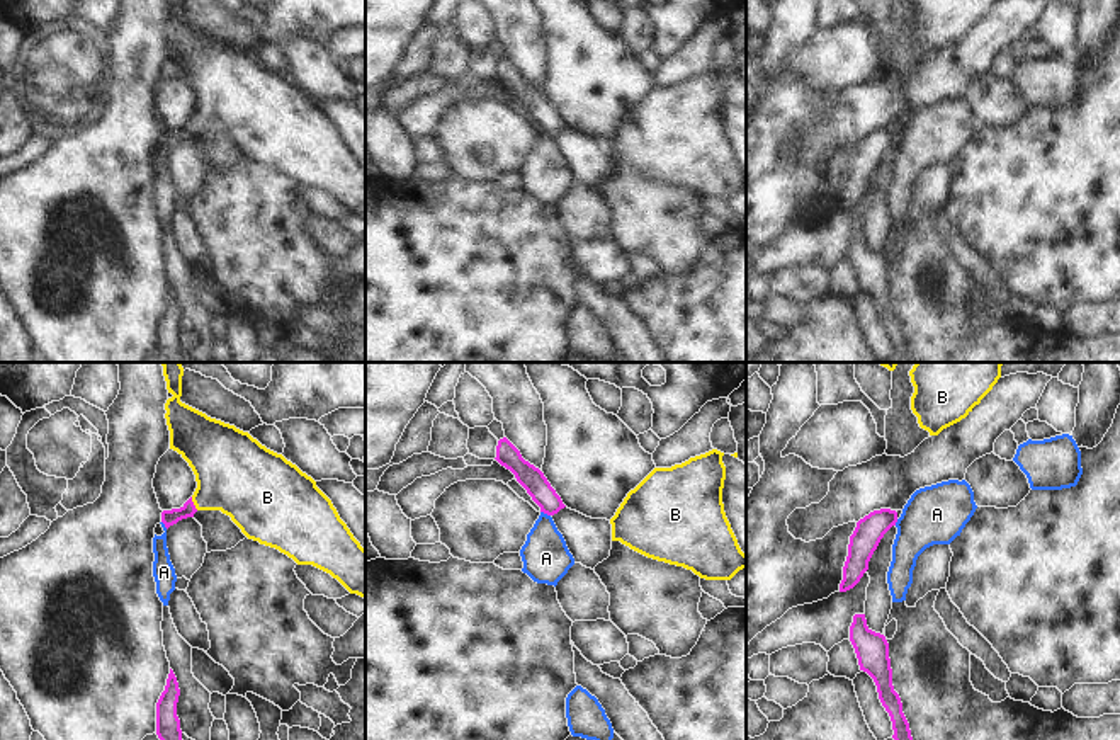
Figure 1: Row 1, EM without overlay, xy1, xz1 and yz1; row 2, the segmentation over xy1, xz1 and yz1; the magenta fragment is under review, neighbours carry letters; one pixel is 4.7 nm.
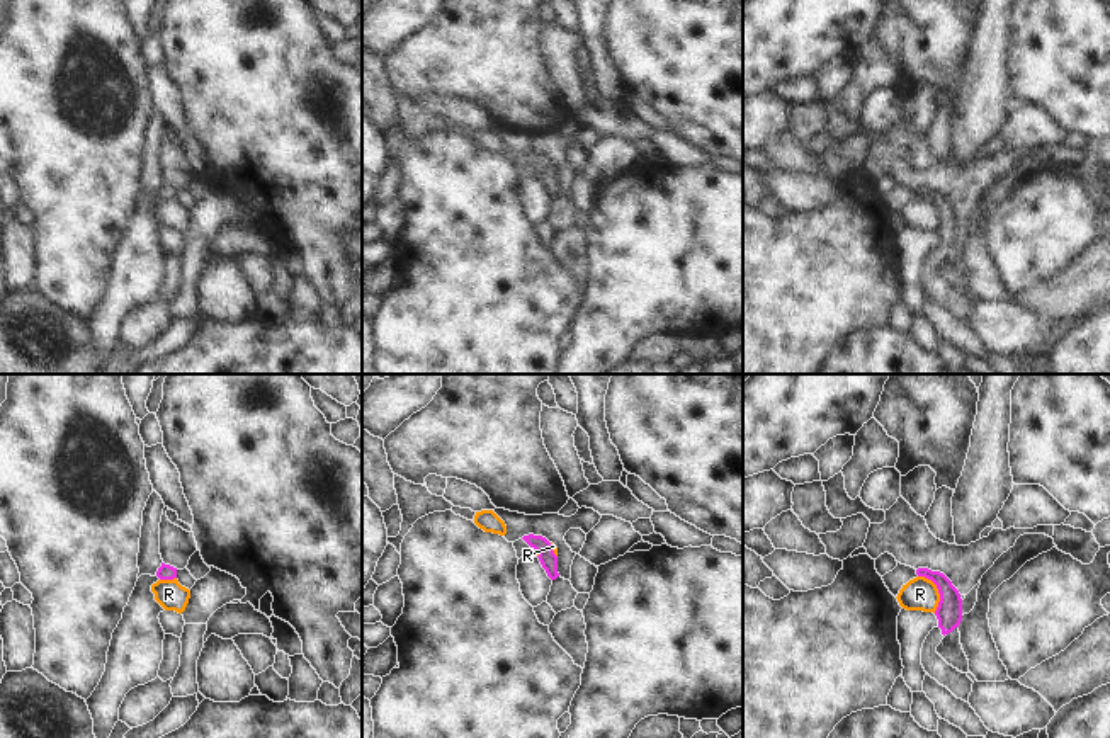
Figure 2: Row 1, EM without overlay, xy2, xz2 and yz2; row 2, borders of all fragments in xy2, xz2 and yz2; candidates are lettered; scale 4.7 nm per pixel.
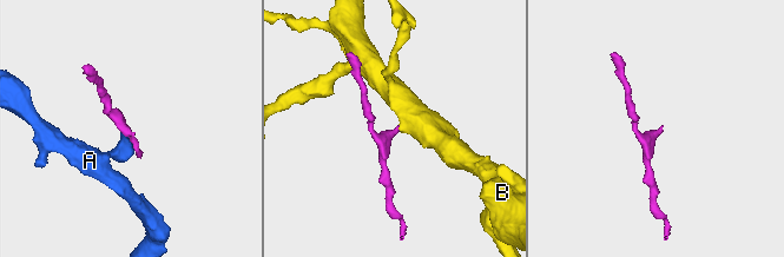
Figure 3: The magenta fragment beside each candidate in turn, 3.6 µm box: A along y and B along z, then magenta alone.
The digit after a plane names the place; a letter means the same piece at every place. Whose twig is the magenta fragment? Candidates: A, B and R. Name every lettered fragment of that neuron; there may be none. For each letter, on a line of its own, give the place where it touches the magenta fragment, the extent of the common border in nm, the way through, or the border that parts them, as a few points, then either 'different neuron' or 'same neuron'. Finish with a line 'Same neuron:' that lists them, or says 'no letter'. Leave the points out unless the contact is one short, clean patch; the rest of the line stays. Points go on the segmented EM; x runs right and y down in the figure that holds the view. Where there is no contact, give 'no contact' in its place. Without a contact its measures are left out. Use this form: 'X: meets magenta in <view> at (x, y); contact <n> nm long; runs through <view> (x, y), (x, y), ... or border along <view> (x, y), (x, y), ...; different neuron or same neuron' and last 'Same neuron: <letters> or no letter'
A: meets magenta in xz1 at (546, 512); contact 50 nm long; border along xz1 (541, 511), (549, 516); different neuron
B: meets magenta in xy1 at (192, 504); contact 70 nm long; runs through xy1 (169, 518), (184, 512), (192, 504), (214, 492), (235, 473); same neuron
R: meets magenta in yz2 at (939, 590); contact 200 nm long; border along yz2 (918, 575), (923, 575), (937, 589), (939, 606), (935, 613); different neuron
Same neuron: B

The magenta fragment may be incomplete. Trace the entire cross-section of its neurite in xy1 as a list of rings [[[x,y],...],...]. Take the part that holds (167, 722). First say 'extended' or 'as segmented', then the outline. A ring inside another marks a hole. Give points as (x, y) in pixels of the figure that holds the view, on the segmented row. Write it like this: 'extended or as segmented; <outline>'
as segmented; [[[170,669],[165,691],[156,703],[156,735],[160,740],[182,740],[180,720],[177,716],[180,689]]]

